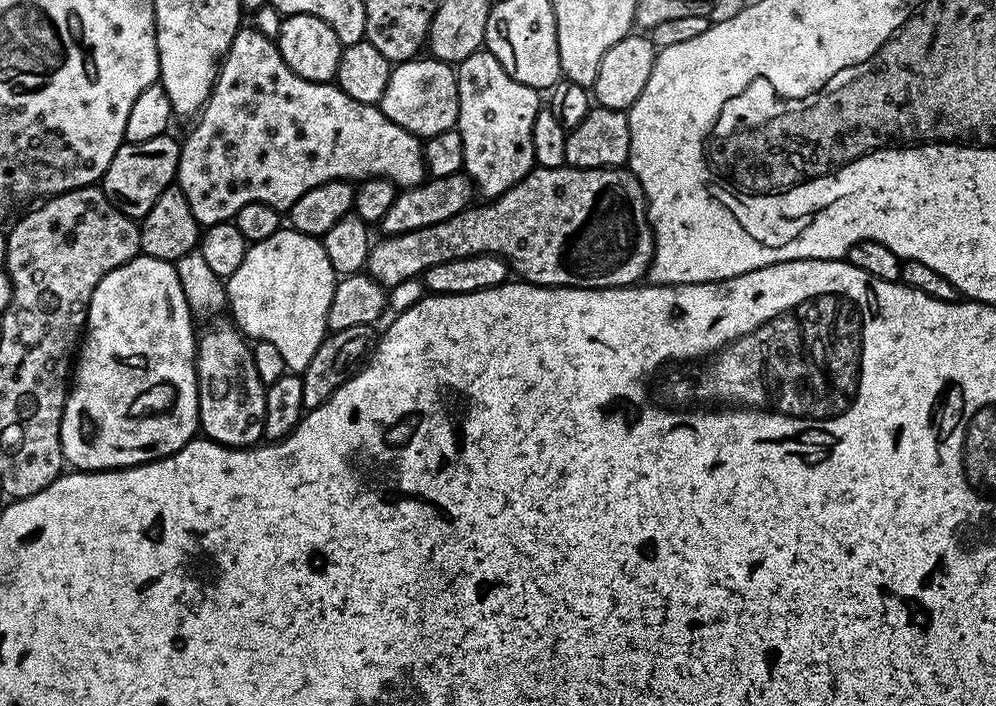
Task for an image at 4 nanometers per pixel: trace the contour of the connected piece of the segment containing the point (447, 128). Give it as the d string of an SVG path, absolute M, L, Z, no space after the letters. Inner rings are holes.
M413 58L397 63L390 74L390 82L386 82L386 94L382 94L379 109L398 126L410 130L415 136L427 138L434 134L453 131L458 118L458 86L456 85L456 68L443 60L431 58Z

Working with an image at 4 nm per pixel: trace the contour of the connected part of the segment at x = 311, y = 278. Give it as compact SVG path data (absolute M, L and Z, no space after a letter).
M284 226L280 231L270 234L270 238L249 243L246 258L242 258L242 266L238 266L238 270L227 277L226 304L229 309L232 307L231 319L245 337L253 341L270 342L270 346L275 346L282 354L285 369L292 374L302 374L306 366L310 366L310 358L318 354L318 346L322 346L325 336L329 335L328 311L337 279L334 266L330 266L330 258L326 258L323 243L317 237Z

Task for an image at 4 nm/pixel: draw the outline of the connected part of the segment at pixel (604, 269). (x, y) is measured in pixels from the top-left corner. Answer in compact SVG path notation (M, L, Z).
M533 167L510 190L502 195L480 202L475 206L469 206L458 213L454 218L446 218L446 222L438 222L434 226L426 226L422 230L410 230L401 236L384 236L380 241L373 243L368 250L367 275L376 280L385 289L391 290L399 286L403 280L411 276L419 277L430 266L438 262L450 262L454 258L466 258L467 256L500 256L507 260L511 271L516 272L521 281L529 284L543 284L545 288L627 288L641 283L648 275L648 267L652 265L652 255L656 249L656 239L652 233L652 226L648 223L648 202L644 198L644 191L640 185L640 179L627 167L622 168L541 168Z

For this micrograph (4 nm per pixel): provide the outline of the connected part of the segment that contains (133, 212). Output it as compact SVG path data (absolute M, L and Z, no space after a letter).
M164 133L147 142L121 144L101 177L100 186L111 204L132 219L143 219L157 198L175 181L181 143L171 136Z

